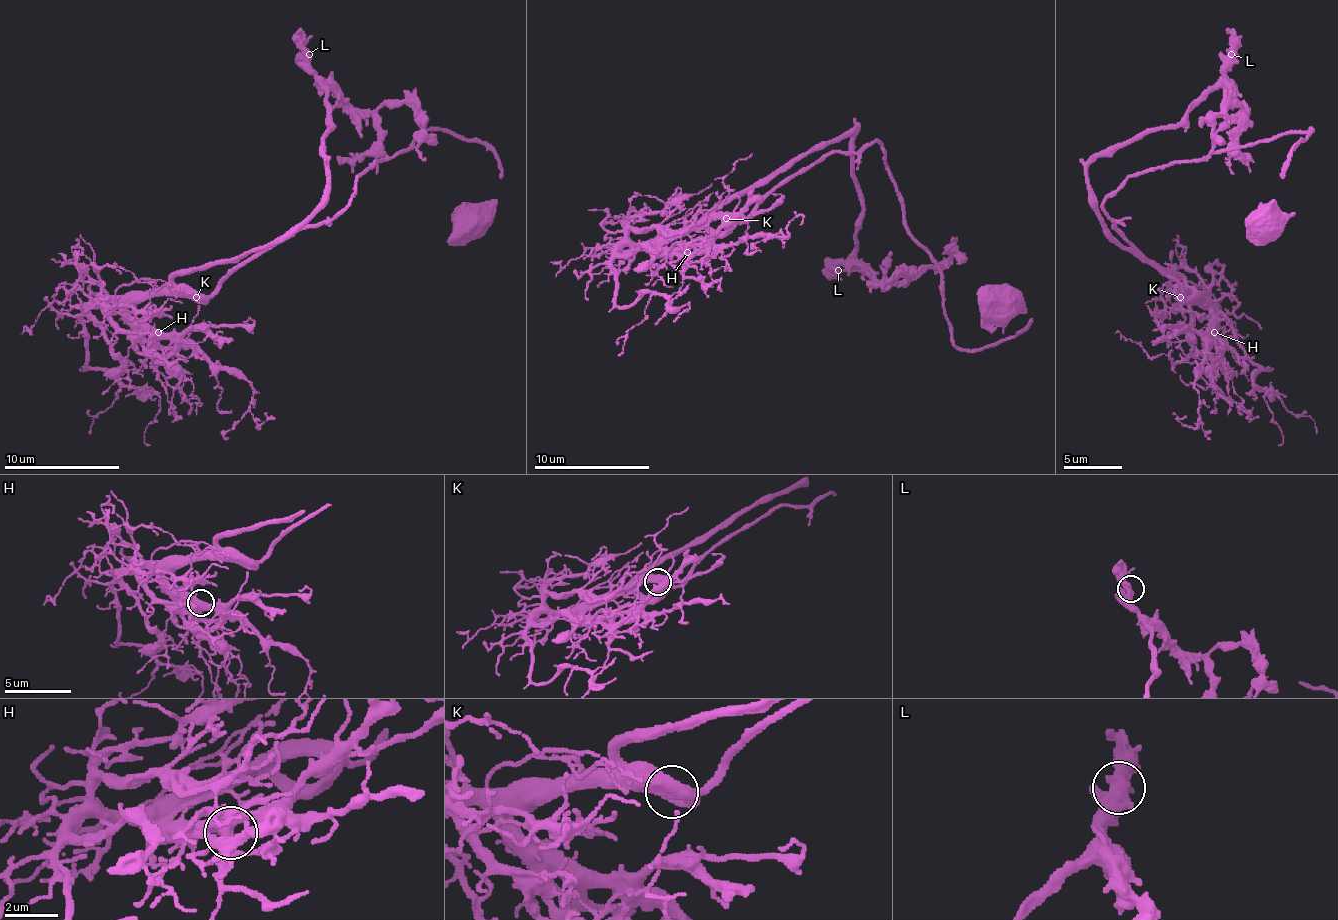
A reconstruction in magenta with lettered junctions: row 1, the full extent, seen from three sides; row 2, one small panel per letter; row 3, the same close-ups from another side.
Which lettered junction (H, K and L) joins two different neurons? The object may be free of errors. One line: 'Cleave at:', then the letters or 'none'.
Cleave at: none

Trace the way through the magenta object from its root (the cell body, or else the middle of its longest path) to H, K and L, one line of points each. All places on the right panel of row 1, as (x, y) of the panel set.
H: (1266, 216), (1310, 129), (1133, 173), (1104, 202), (1179, 297), (1208, 309), (1214, 332)
K: (1266, 216), (1284, 161), (1310, 129), (1133, 173), (1104, 202), (1104, 210), (1182, 289), (1179, 297)
L: (1266, 216), (1310, 129), (1133, 173), (1104, 202), (1182, 295), (1086, 187), (1231, 54)

